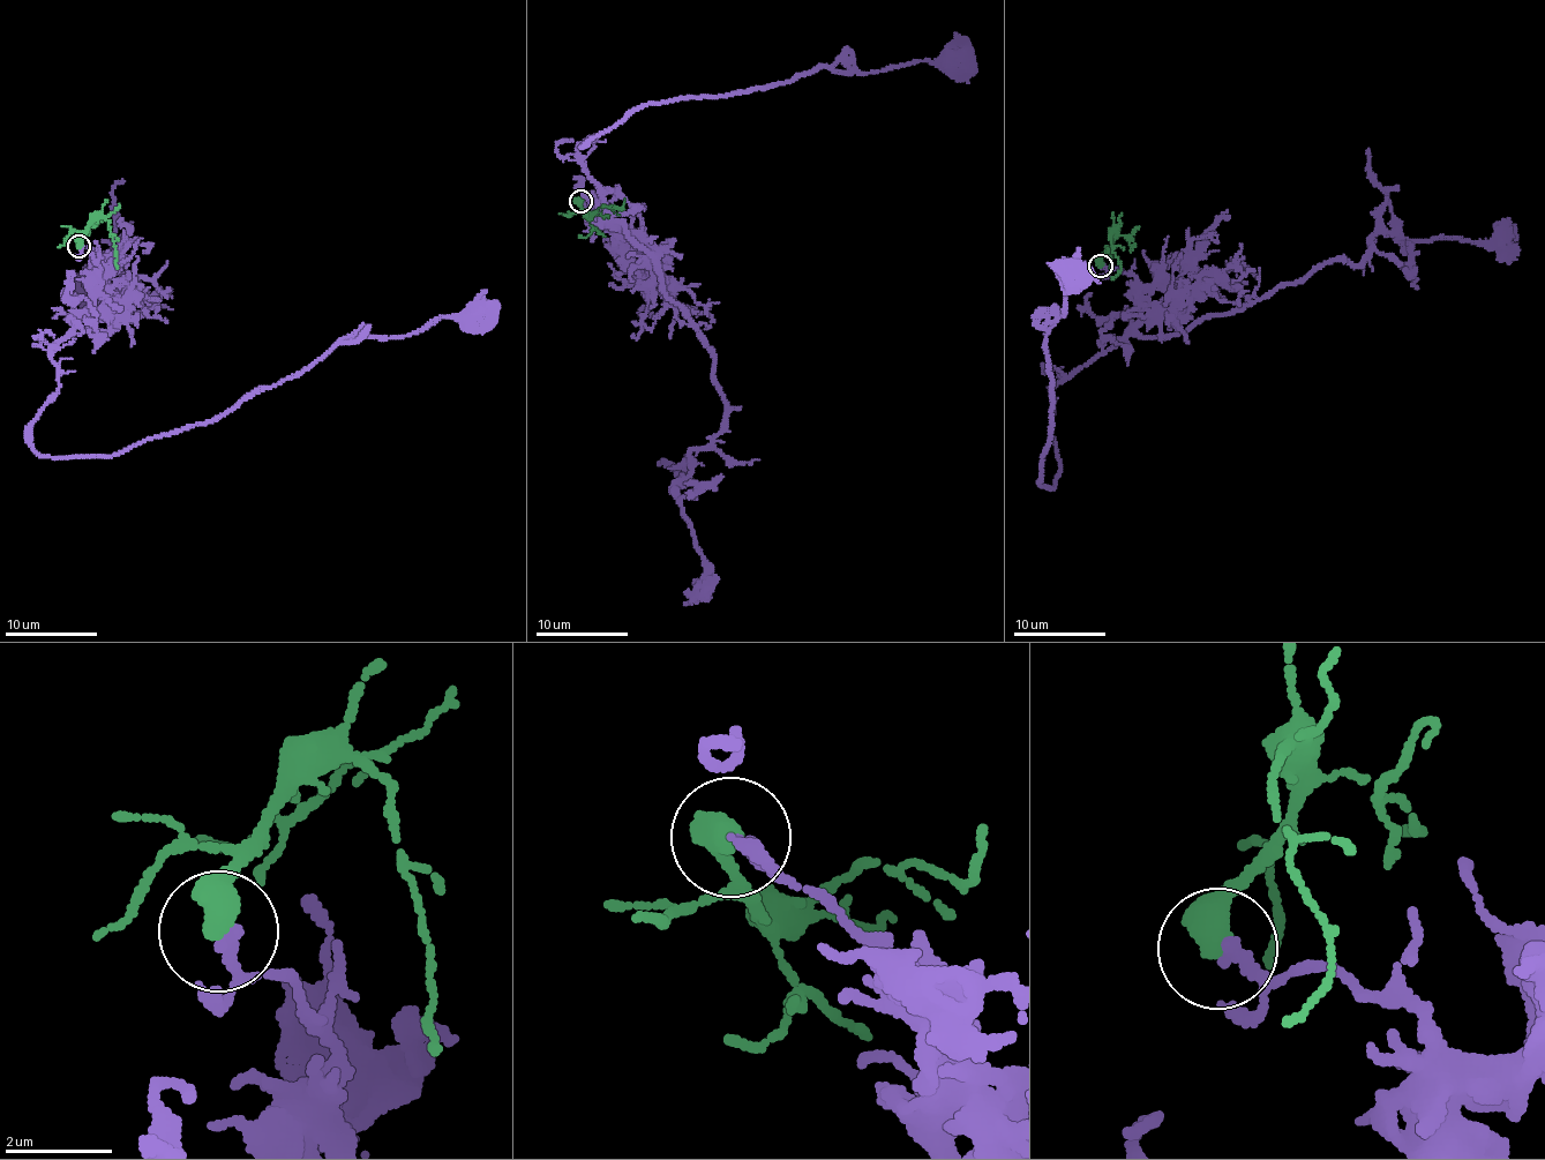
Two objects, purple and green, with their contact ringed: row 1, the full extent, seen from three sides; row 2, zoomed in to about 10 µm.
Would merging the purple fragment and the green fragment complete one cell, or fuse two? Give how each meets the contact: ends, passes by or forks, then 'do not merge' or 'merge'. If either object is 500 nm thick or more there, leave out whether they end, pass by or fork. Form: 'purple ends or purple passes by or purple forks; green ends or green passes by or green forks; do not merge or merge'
do not merge

